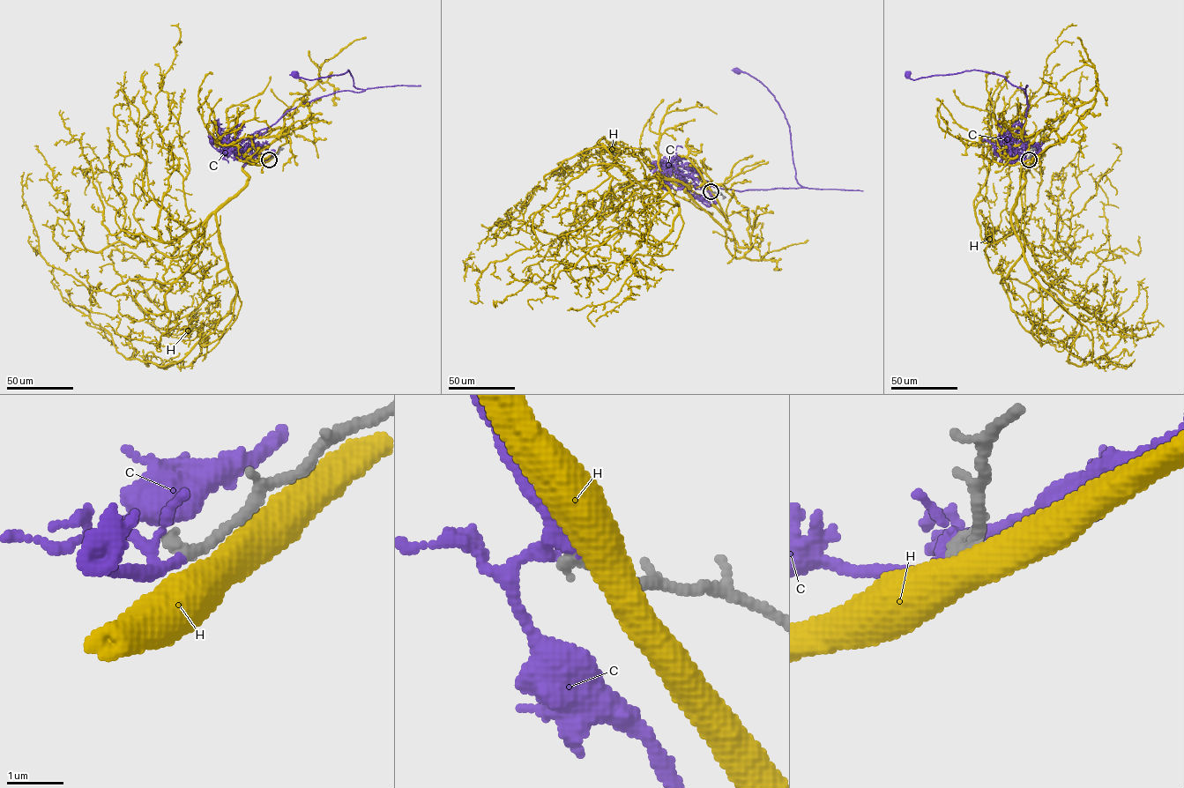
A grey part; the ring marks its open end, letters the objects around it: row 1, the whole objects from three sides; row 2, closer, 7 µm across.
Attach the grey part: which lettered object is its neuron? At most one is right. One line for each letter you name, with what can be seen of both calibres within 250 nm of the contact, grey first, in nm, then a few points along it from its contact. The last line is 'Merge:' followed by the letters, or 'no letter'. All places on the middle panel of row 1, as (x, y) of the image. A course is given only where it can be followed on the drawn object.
C: 200/150 nm | via (711, 191), (687, 164), (676, 167), (721, 189), (807, 188), (795, 178), (778, 103), (737, 70)
Merge: C

